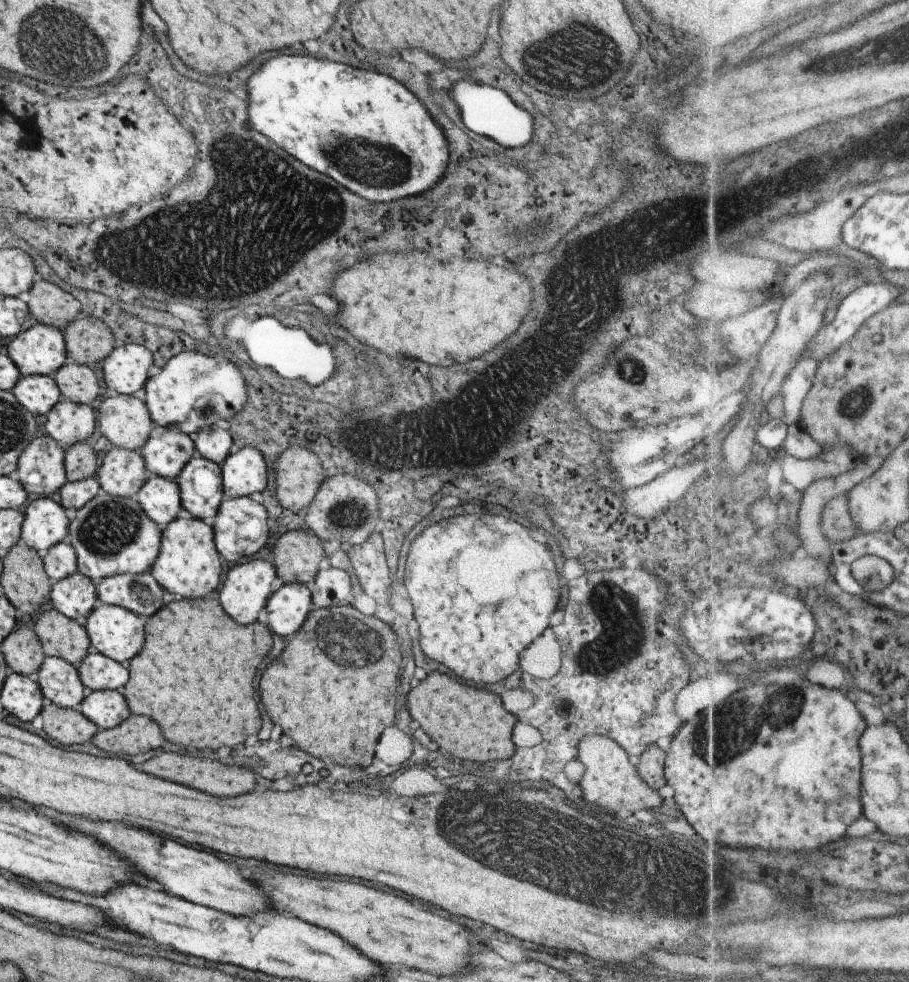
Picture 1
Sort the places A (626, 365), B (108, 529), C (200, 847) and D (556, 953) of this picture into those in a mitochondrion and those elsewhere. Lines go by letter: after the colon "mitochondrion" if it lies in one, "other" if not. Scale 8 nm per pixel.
A: mitochondrion
B: mitochondrion
C: other
D: other

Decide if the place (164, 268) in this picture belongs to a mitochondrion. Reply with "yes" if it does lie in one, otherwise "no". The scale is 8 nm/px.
yes

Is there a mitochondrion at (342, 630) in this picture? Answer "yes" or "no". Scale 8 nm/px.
yes

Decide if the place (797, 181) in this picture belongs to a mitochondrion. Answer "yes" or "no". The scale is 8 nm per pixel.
no

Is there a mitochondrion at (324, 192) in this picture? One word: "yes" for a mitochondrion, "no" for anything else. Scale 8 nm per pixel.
yes

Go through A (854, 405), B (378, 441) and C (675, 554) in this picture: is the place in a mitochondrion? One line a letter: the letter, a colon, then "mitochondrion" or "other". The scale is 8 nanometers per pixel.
A: mitochondrion
B: mitochondrion
C: other

